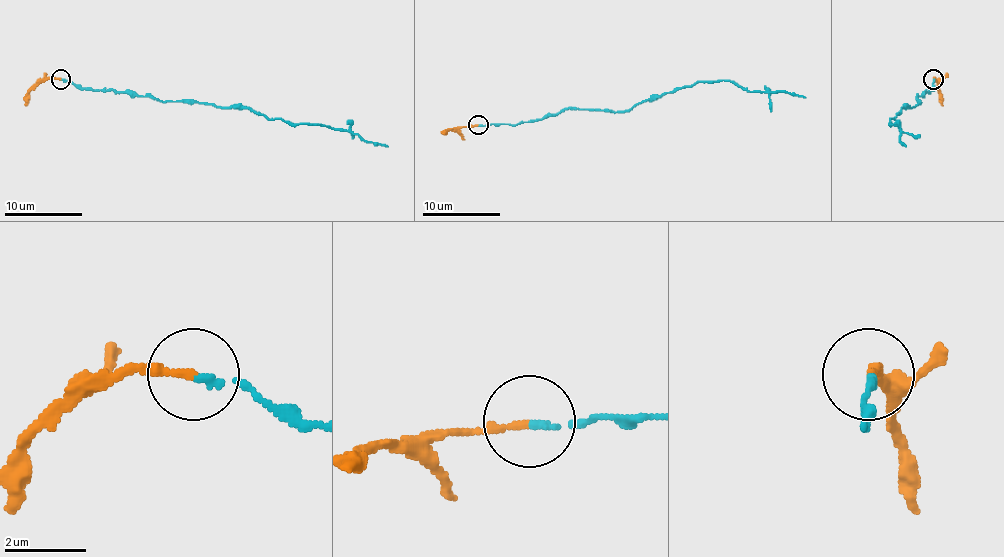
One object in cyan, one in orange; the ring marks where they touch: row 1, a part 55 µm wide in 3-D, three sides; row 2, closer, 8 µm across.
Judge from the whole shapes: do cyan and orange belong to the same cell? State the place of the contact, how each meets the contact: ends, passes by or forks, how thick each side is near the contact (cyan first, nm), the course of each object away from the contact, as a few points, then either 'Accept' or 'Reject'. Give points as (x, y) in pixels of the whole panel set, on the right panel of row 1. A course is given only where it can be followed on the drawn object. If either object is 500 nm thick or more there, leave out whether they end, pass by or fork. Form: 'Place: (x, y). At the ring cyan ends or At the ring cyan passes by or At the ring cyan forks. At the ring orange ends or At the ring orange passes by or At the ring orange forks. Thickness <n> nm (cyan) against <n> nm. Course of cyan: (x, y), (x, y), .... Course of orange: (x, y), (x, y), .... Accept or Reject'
Place: (933, 79). At the ring cyan ends. At the ring orange ends. Thickness 160 nm (cyan) against 190 nm. Course of cyan: (934, 79), (934, 89), (918, 97), (920, 103), (891, 118), (889, 124), (900, 130), (906, 146). Course of orange: (934, 79), (941, 105). Reject

